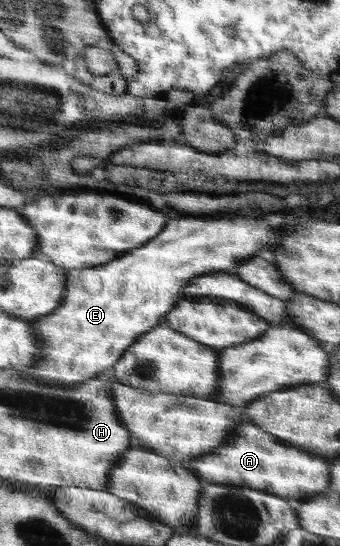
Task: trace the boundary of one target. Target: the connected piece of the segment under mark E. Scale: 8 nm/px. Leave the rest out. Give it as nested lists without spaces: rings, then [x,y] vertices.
[[[269,214],[263,218],[233,216],[225,218],[180,218],[171,220],[153,240],[133,251],[121,255],[119,259],[97,267],[68,269],[67,296],[61,306],[51,315],[39,317],[31,323],[40,332],[43,355],[33,367],[26,368],[31,376],[36,376],[43,385],[71,387],[85,383],[95,376],[112,371],[127,348],[141,335],[157,328],[163,318],[180,302],[181,291],[193,279],[209,273],[235,273],[237,262],[257,254],[257,250],[271,250],[275,244],[273,232],[283,224],[291,222],[293,216]]]

